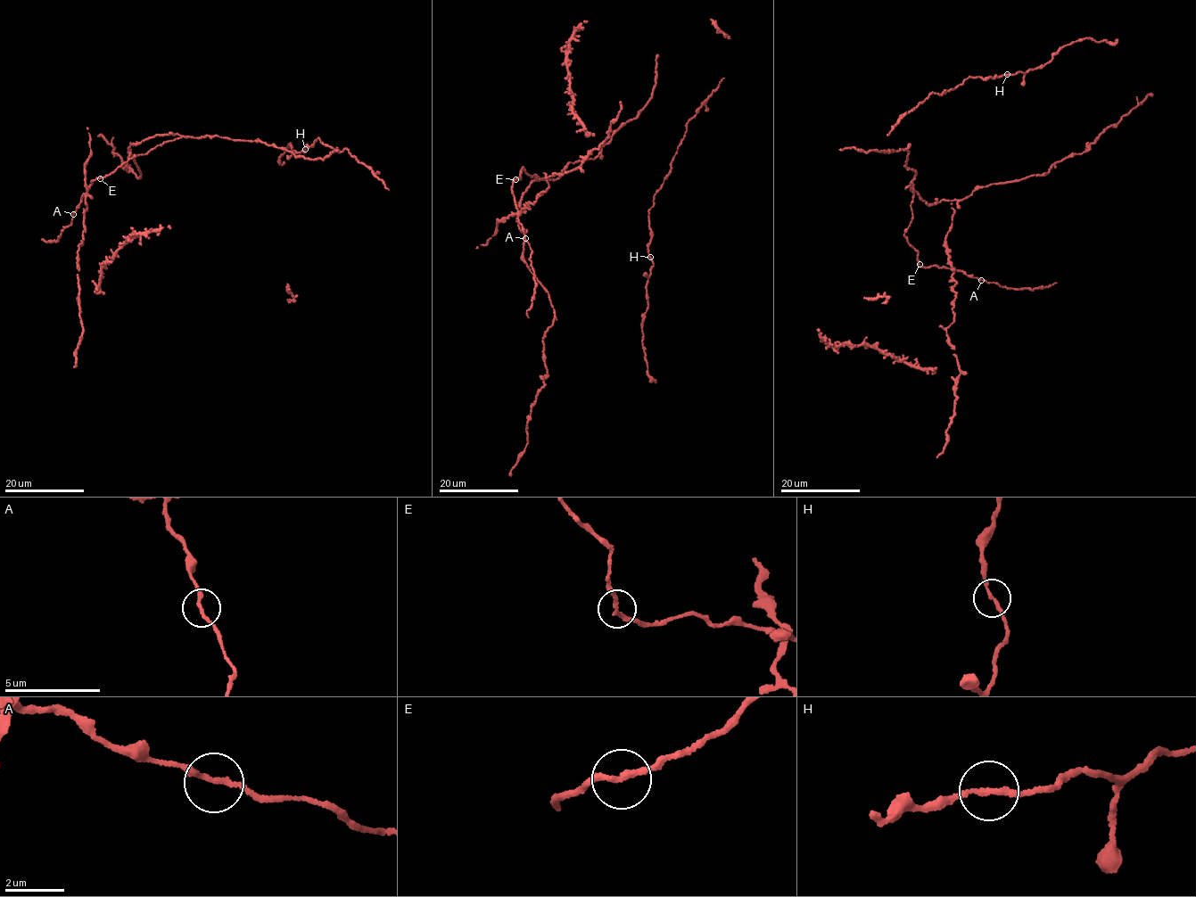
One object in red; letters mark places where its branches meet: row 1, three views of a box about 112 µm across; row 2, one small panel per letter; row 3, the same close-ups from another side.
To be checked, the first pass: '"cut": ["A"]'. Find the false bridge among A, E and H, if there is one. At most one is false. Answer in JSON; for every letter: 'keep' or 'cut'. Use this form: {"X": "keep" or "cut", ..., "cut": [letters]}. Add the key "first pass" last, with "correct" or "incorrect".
{"A": "cut", "E": "keep", "H": "keep", "cut": ["A"], "first pass": "correct"}

